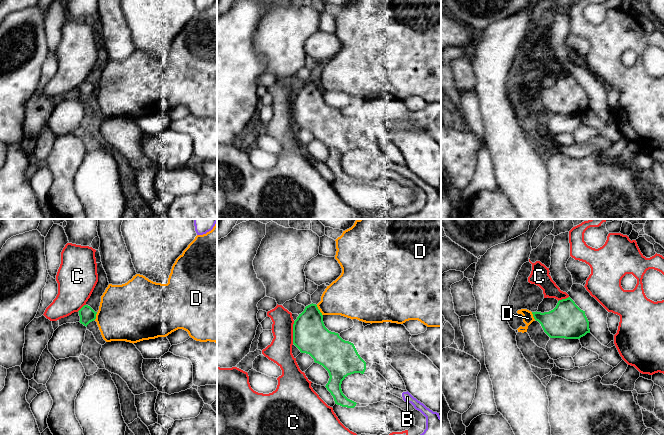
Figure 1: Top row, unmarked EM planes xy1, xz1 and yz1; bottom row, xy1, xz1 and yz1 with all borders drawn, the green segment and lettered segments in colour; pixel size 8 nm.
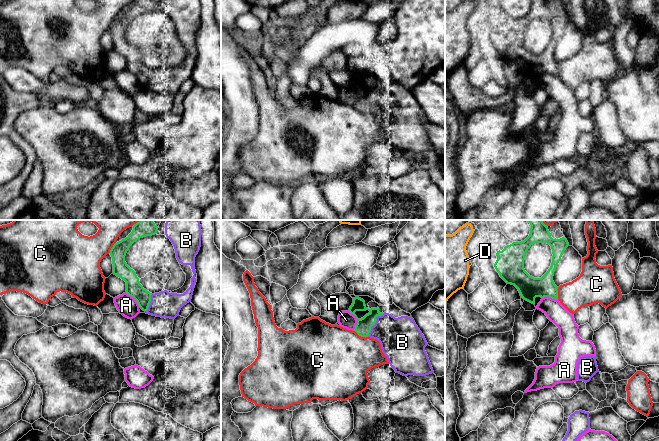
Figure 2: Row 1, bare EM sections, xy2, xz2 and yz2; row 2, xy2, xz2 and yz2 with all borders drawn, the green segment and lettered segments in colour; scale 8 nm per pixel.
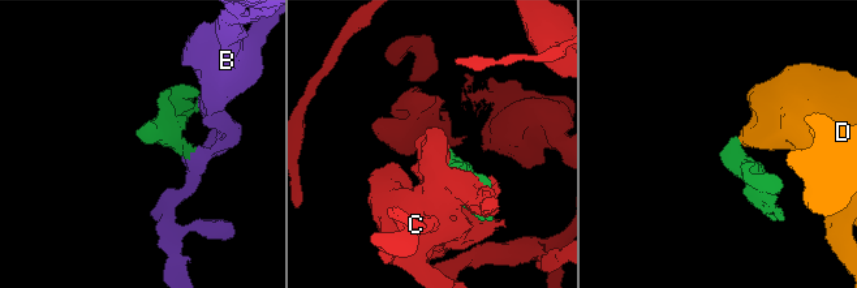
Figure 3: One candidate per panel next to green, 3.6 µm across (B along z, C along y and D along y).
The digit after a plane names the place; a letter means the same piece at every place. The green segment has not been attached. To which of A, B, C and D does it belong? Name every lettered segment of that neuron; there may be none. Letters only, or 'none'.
B

